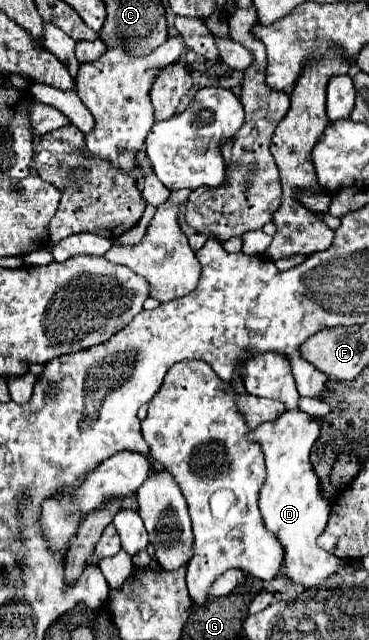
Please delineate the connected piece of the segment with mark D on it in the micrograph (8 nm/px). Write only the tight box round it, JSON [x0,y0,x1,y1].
[250,410,344,588]

